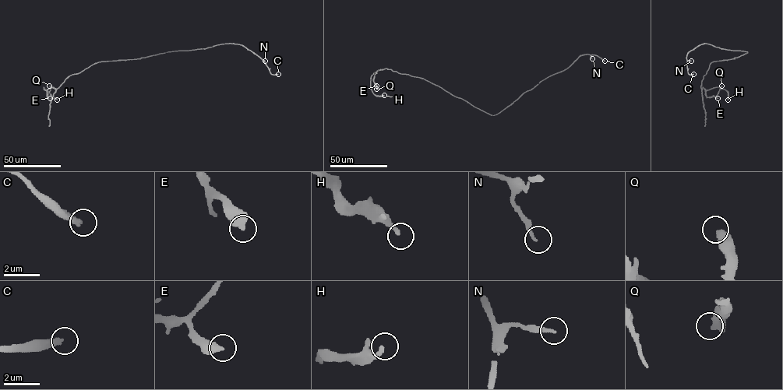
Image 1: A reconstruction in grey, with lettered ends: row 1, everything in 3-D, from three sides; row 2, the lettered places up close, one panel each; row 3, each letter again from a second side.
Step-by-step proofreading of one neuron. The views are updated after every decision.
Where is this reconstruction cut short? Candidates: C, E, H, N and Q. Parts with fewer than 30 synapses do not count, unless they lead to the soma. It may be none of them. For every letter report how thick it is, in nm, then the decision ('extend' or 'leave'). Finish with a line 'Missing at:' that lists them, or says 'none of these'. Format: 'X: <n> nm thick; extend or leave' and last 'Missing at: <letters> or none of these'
C: 320 nm thick; extend
E: 440 nm thick; leave
H: 200 nm thick; leave
N: 170 nm thick; extend
Q: 480 nm thick; leave
Missing at: C, N

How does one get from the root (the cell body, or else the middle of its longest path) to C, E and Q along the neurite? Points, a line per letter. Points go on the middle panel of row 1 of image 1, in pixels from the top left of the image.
C: (477, 108), (492, 115), (496, 114), (542, 80), (566, 68), (581, 55), (597, 55), (604, 61)
E: (477, 108), (424, 79), (386, 68), (374, 73), (373, 82), (376, 86)
Q: (477, 108), (424, 79), (386, 68), (374, 73), (376, 89)

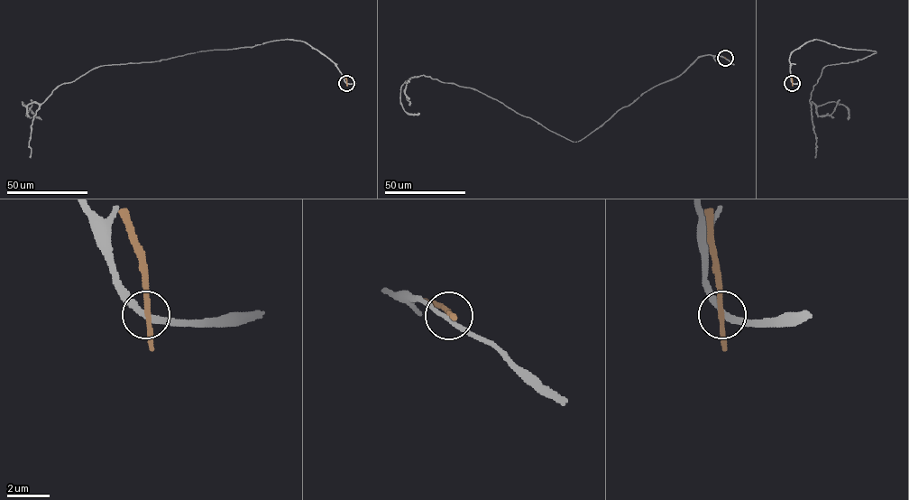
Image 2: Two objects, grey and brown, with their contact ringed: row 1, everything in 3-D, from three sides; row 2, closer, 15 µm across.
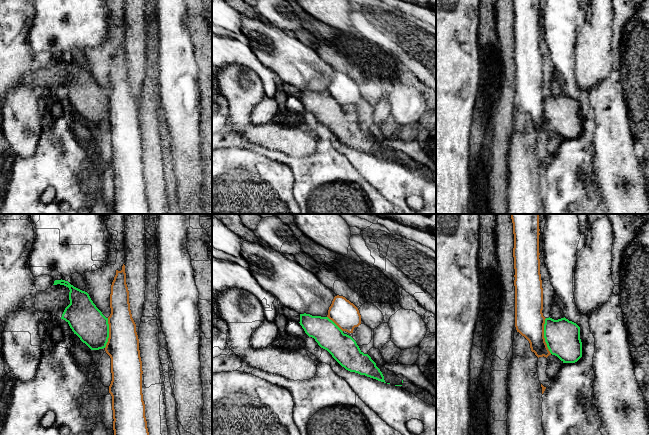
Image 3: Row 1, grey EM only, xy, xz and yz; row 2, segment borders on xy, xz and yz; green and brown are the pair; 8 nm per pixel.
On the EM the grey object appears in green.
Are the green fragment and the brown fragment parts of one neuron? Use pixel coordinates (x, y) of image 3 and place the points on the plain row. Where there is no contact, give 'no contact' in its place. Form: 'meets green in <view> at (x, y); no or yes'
meets green in yz at (544, 112); no

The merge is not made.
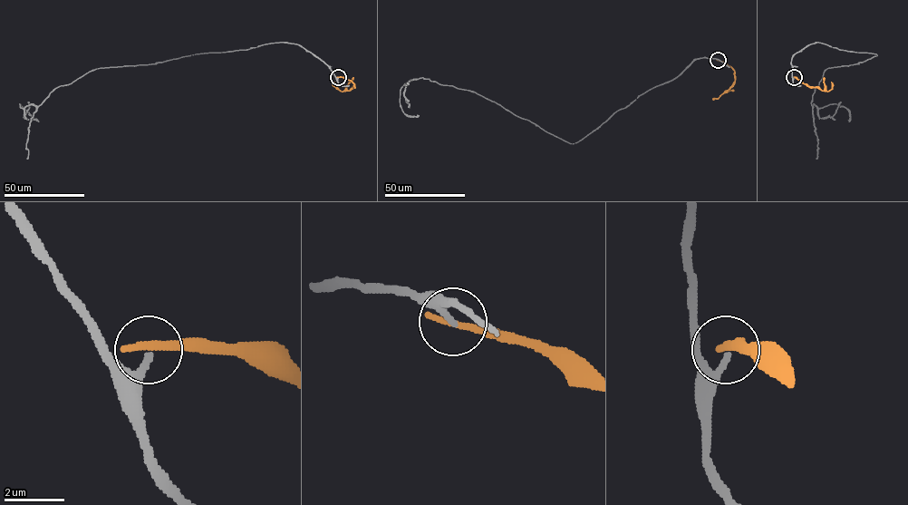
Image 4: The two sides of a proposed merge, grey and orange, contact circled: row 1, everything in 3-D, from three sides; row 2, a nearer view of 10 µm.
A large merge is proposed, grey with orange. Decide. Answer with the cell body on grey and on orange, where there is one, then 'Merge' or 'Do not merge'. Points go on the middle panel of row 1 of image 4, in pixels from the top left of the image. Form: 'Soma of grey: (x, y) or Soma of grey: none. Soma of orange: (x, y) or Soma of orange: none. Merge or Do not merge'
Soma of grey: none. Soma of orange: none. Do not merge

